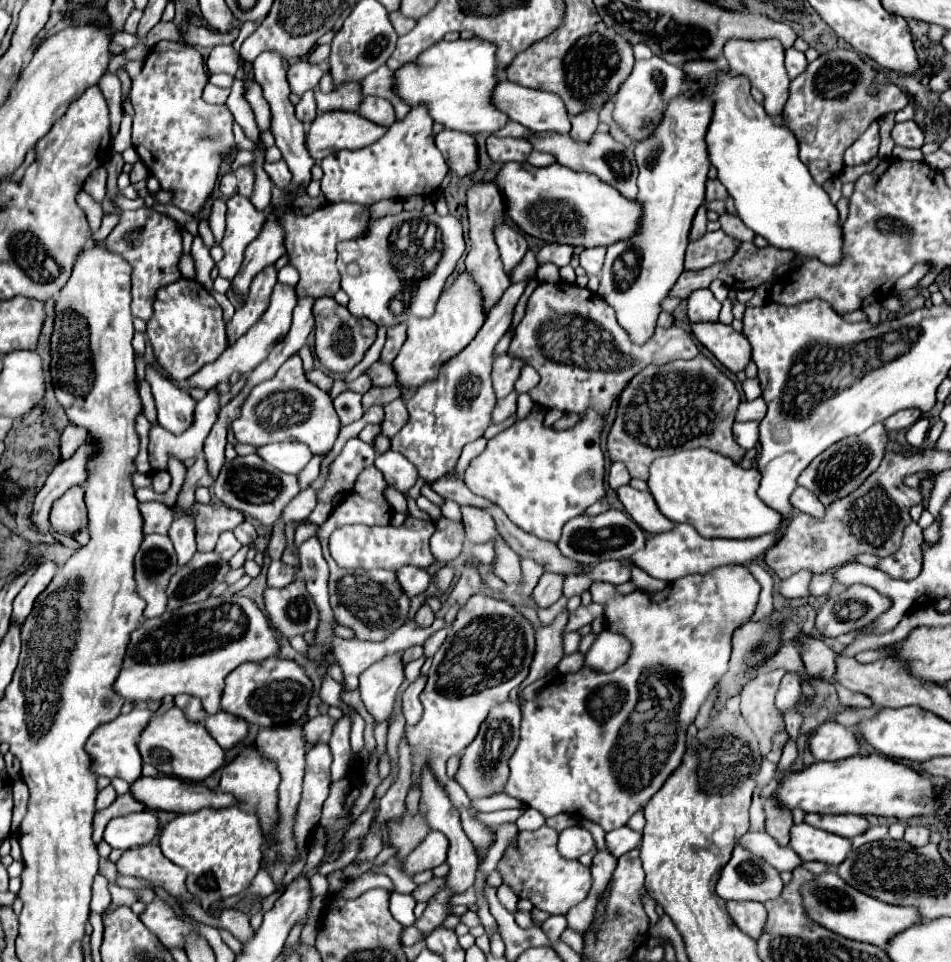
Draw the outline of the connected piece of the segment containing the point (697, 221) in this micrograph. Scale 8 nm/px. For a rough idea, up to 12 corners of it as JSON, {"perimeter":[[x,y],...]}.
{"perimeter":[[700,206],[692,228],[690,242],[706,234],[706,206]]}

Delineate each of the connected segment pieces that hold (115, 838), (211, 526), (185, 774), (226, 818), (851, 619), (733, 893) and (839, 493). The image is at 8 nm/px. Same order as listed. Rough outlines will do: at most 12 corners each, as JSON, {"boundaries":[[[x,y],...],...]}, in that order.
{"boundaries":[[[150,810],[114,818],[104,830],[112,848],[150,844],[158,816]],[[220,502],[194,504],[198,552],[214,550],[226,530],[244,520]],[[172,706],[140,734],[160,774],[202,782],[226,752]],[[238,806],[178,814],[162,854],[208,910],[260,870],[260,822]],[[872,586],[832,594],[816,614],[822,636],[872,622],[890,600]],[[736,846],[716,884],[722,900],[768,902],[784,884],[774,866]],[[888,430],[832,444],[800,474],[824,506],[880,466]]]}

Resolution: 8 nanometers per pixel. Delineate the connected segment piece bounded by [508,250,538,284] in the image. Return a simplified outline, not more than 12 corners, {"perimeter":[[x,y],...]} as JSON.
{"perimeter":[[528,250],[520,266],[508,274],[510,282],[534,278],[536,254]]}

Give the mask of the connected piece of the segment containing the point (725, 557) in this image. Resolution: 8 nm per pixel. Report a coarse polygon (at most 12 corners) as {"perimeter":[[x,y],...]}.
{"perimeter":[[692,524],[646,540],[632,562],[674,582],[752,562],[780,528],[748,540],[708,540]]}

